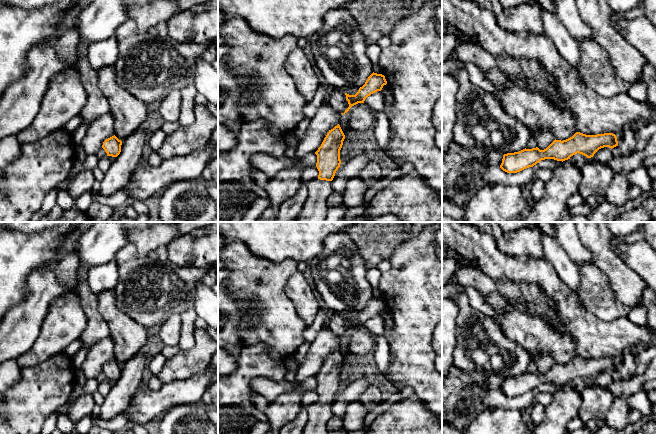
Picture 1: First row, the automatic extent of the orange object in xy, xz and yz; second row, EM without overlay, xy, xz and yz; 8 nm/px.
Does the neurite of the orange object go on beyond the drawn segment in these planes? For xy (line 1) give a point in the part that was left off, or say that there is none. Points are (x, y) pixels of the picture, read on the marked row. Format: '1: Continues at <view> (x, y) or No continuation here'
1: No continuation here

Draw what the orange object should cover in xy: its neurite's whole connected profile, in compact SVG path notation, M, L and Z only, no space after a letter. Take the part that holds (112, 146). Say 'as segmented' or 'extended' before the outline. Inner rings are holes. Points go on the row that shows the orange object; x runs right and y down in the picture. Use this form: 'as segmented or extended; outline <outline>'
as segmented; outline M114 135L103 142L102 148L107 156L117 157L121 152L121 145L122 141Z

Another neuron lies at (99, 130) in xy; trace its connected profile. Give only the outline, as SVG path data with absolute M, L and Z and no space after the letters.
M110 113L88 124L86 135L79 144L87 155L96 154L103 142L114 136L113 125L114 119Z

